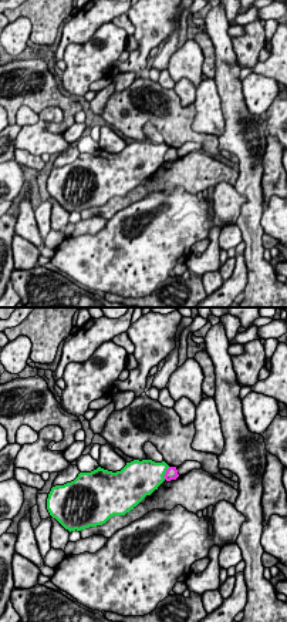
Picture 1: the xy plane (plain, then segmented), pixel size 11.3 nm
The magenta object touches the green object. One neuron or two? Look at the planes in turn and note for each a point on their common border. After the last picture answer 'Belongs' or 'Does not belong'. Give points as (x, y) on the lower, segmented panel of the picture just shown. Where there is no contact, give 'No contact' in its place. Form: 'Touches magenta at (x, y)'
Touches magenta at (165, 473)

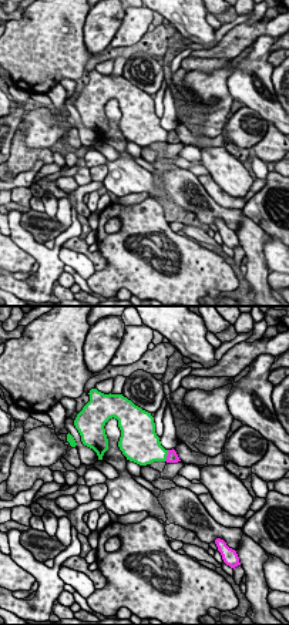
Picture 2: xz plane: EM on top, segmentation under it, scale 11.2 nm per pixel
Touches magenta at (167, 456)

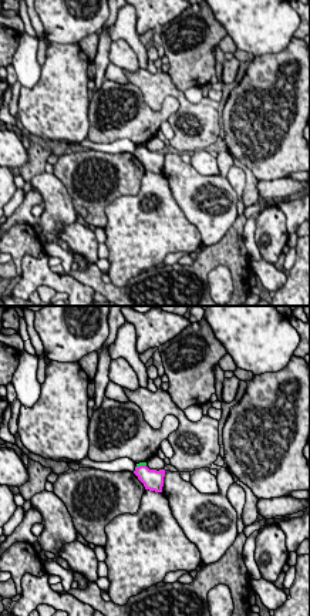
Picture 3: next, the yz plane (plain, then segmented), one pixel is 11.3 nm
Touches magenta at (141, 465)

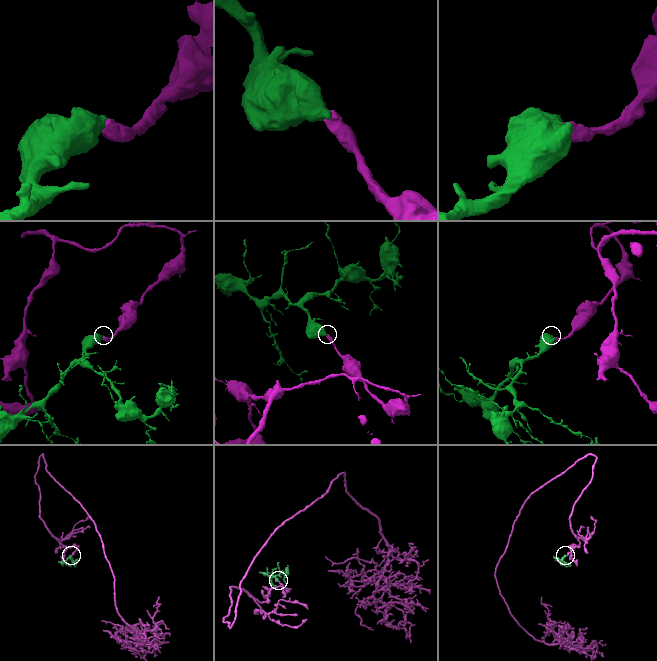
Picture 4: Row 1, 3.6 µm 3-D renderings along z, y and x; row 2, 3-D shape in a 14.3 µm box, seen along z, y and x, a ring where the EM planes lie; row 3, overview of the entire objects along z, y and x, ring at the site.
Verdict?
Does not belong

